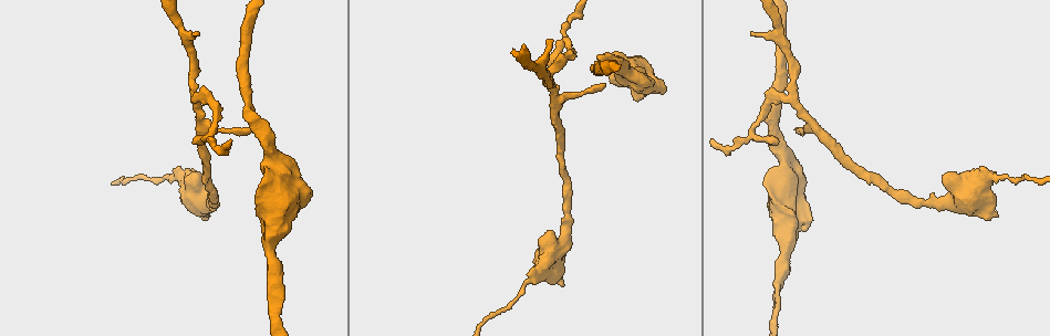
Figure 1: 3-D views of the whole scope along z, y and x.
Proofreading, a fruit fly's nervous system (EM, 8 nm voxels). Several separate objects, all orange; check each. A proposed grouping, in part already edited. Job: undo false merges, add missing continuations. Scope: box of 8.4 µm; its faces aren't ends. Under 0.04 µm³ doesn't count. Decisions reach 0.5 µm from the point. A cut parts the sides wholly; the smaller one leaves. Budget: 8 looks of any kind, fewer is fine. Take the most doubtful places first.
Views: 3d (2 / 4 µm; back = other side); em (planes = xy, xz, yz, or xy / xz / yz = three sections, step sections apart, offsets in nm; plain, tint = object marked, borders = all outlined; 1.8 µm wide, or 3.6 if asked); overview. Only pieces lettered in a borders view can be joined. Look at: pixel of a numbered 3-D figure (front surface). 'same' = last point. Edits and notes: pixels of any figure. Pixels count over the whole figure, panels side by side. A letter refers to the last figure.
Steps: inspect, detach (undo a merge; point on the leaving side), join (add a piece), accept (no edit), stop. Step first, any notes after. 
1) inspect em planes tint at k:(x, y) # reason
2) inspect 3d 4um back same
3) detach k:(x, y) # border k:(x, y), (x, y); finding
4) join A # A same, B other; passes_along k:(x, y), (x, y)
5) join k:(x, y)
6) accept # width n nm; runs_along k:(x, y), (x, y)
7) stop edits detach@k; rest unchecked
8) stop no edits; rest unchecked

inspect em planes borders at 1:(564, 285) # branch stops here

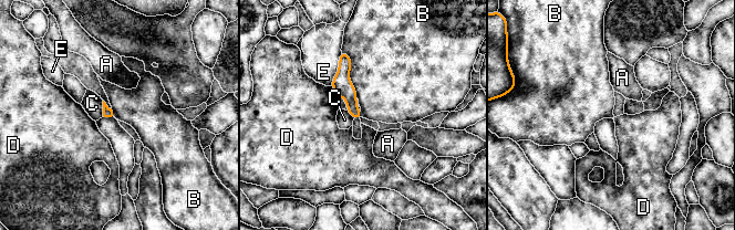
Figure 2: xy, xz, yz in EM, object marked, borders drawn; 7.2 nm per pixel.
accept # A other, B other, C other, D other, E other; border 2:(341, 50), (350, 58), (358, 98); none of them fits

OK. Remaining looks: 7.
inspect 3d 4um at 1:(793, 101) # abrupt turn

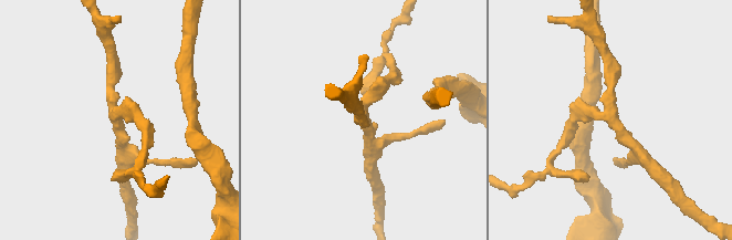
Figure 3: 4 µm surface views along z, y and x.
inspect em planes tint at 3:(609, 119) # arms 3; arm_widths 190, 200, 220 nm

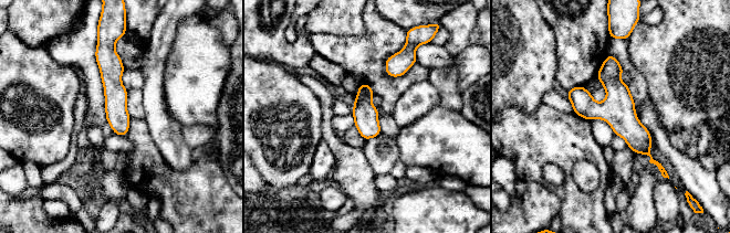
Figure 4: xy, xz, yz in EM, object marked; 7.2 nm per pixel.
inspect em planes borders same # see the neighbours

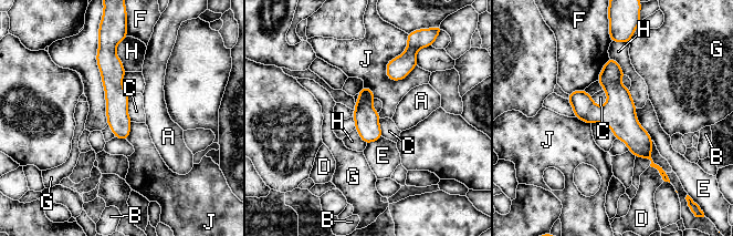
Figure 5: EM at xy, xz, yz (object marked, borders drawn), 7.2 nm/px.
accept # longest_contact E 280 nm; A other, B other, C other, D other, E other, F other, G other, H other, J other; all the same neuron

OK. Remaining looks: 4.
inspect 3d 4um at 1:(640, 99) # free end

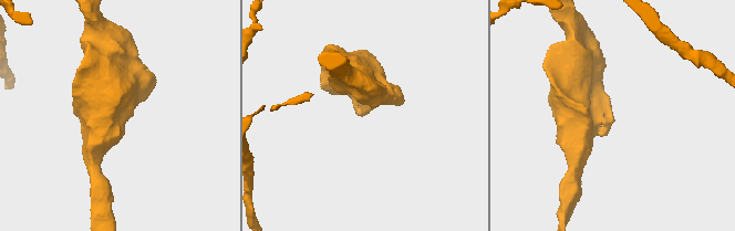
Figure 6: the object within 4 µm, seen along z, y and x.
inspect em planes borders at 6:(612, 117)

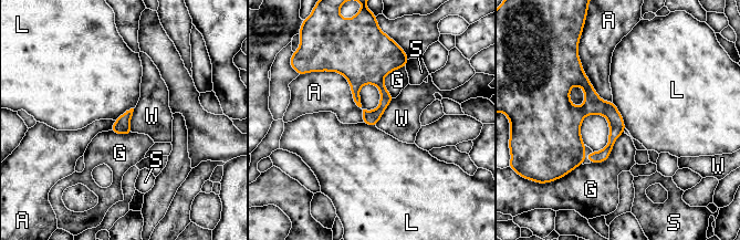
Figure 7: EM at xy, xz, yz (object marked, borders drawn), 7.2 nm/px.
accept # A other, G other, L other, S other, W other; border 7:(613, 100), (625, 127); none of them fits

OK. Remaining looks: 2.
stop no edits; rest unchecked

